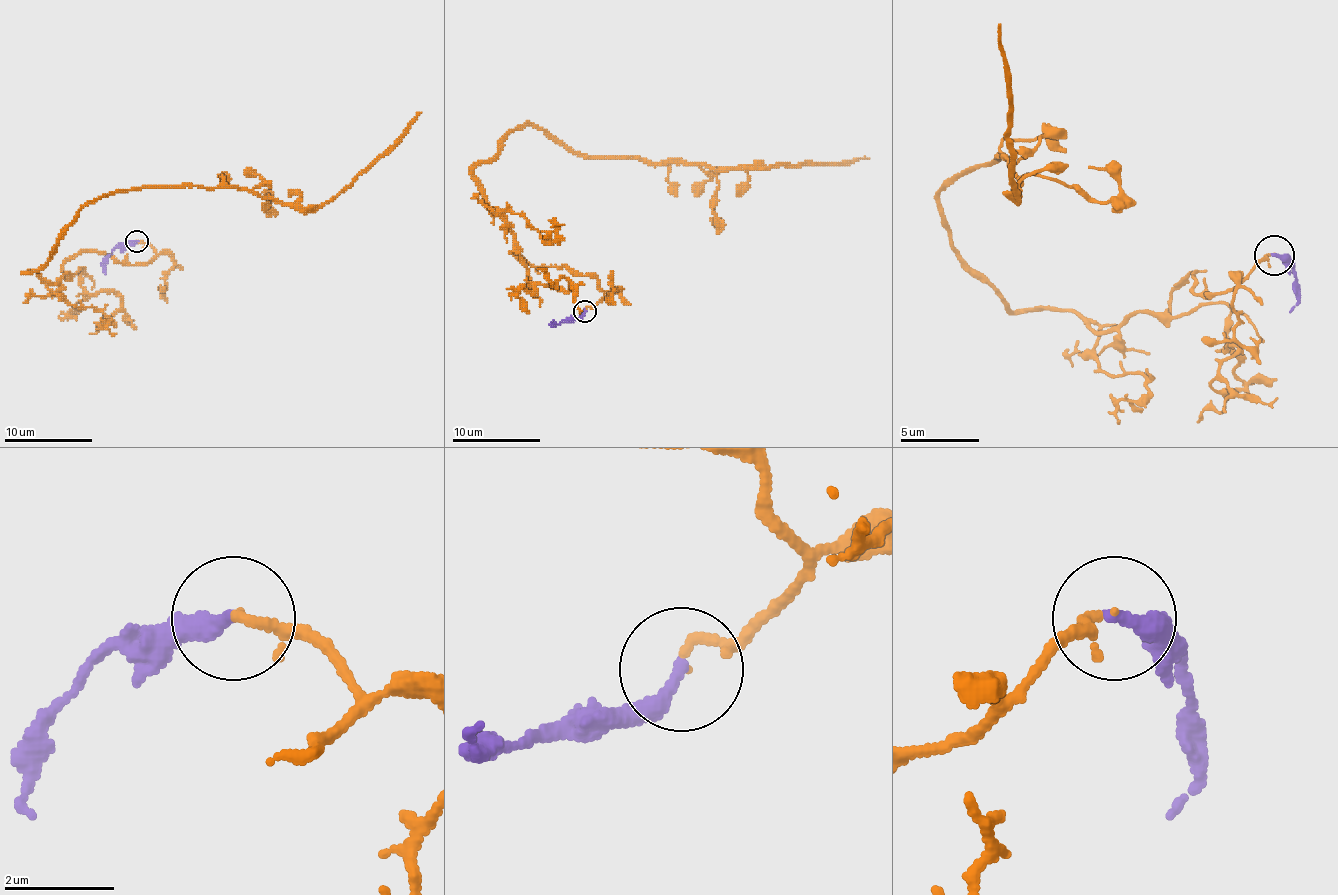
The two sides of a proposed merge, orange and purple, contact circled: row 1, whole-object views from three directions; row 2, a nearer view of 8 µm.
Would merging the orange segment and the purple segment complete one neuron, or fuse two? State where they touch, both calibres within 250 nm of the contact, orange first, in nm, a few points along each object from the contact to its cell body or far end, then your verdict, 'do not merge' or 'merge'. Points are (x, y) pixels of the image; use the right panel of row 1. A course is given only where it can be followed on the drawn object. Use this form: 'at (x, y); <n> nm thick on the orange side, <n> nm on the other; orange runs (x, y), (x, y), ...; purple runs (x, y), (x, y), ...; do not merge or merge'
at (1274, 255); 160 nm thick on the orange side, 320 nm on the other; orange runs (1273, 254), (1210, 298), (1190, 274), (1162, 318), (1019, 314), (940, 195), (992, 159), (1019, 195), (1000, 24); purple runs (1273, 254), (1293, 270), (1297, 298), (1289, 314); merge

